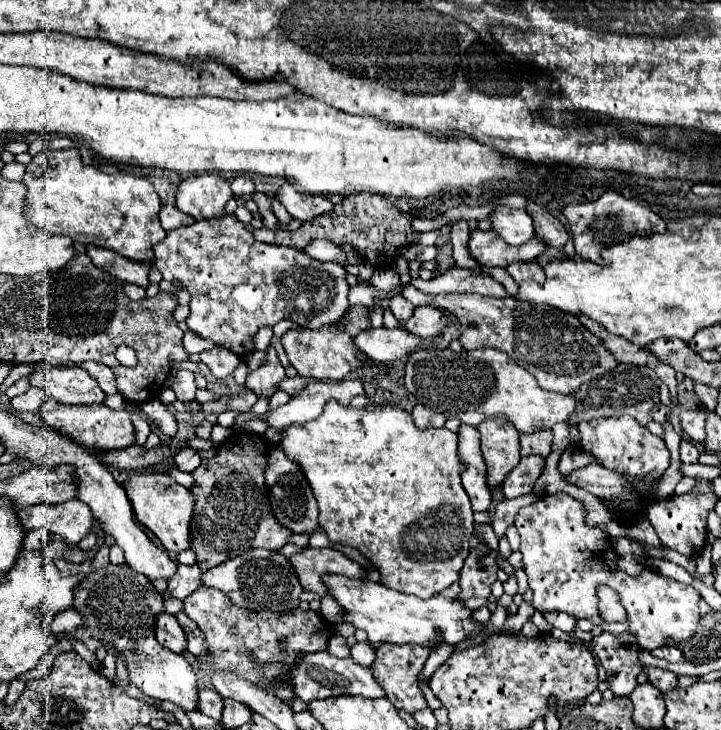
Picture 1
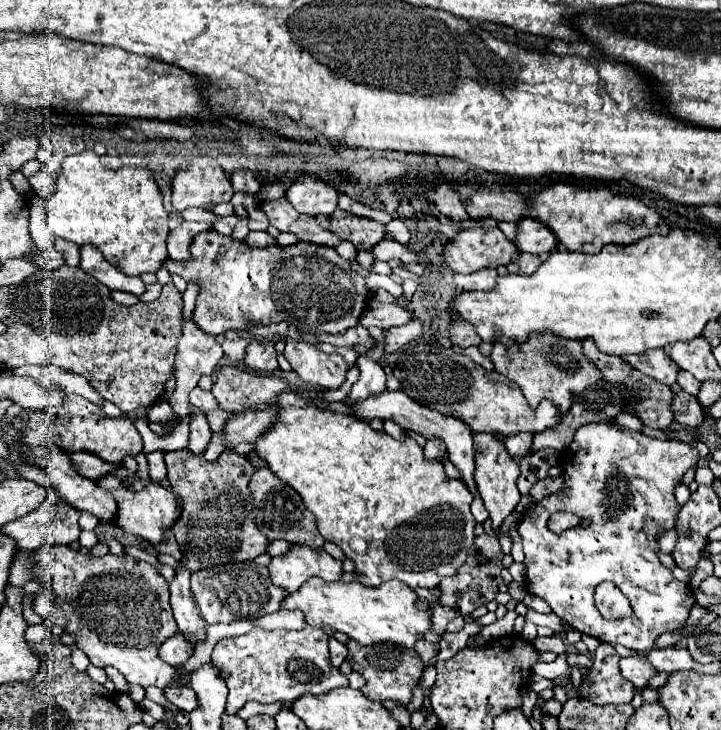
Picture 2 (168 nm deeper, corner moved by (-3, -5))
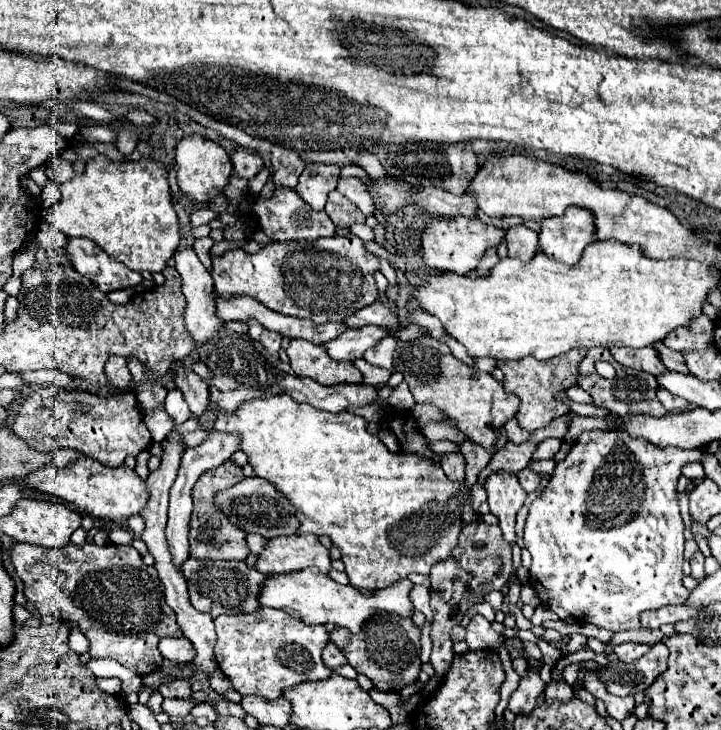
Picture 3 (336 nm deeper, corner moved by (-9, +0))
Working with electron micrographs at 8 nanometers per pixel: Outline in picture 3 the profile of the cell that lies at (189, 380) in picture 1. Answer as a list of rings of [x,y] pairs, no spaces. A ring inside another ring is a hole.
[[[278,394],[258,398],[256,402],[244,402],[231,414],[218,408],[214,428],[240,434],[242,450],[248,454],[256,476],[274,482],[276,488],[294,502],[300,534],[328,534],[342,550],[342,562],[346,564],[350,584],[372,590],[386,588],[408,574],[430,574],[434,562],[450,558],[464,524],[462,500],[458,494],[466,492],[466,502],[472,504],[472,490],[466,482],[450,482],[450,478],[442,474],[438,462],[420,458],[420,454],[414,452],[390,452],[376,434],[366,430],[366,424],[362,416],[350,412],[320,412],[312,406],[294,402],[288,394]]]

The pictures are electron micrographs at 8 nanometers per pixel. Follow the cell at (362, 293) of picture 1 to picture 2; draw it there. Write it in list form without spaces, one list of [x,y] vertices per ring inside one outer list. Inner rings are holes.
[[[486,267],[472,275],[454,275],[458,291],[490,291],[496,285],[496,269]]]

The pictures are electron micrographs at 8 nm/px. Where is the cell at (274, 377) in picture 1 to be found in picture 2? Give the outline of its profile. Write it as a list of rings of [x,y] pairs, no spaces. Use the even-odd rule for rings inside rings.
[[[250,339],[246,345],[246,357],[244,357],[246,367],[258,373],[274,373],[278,371],[278,361],[276,361],[276,351],[272,341],[258,341]]]

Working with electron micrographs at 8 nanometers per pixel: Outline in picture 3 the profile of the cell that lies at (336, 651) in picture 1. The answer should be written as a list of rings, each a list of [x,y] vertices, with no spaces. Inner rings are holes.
[[[332,642],[326,646],[324,650],[324,662],[328,662],[328,666],[334,670],[336,666],[346,664],[346,656],[342,654],[342,650],[338,650],[338,646],[334,646]]]

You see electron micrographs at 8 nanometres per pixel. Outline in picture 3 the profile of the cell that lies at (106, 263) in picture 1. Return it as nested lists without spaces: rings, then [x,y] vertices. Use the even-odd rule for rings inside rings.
[[[70,238],[66,250],[72,266],[82,276],[90,278],[102,292],[136,288],[138,284],[142,284],[142,274],[110,258],[90,238]]]

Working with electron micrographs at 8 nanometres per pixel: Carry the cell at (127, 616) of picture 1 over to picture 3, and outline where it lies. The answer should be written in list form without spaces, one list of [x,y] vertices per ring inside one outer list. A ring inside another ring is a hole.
[[[70,542],[64,548],[50,550],[34,544],[16,544],[12,548],[12,564],[16,574],[24,580],[24,594],[28,602],[32,602],[40,614],[54,614],[58,618],[80,624],[80,630],[90,640],[92,658],[114,658],[138,676],[146,676],[162,668],[164,658],[158,652],[160,638],[182,636],[174,618],[174,610],[166,606],[162,582],[158,582],[154,566],[144,564],[142,556],[132,546],[96,546],[88,542],[84,546],[76,546]]]

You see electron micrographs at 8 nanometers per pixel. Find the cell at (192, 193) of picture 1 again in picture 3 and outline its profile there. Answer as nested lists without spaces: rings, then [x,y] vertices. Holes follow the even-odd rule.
[[[186,136],[176,146],[176,168],[178,168],[178,188],[196,204],[208,204],[216,194],[224,192],[232,176],[232,162],[222,146],[202,136]]]

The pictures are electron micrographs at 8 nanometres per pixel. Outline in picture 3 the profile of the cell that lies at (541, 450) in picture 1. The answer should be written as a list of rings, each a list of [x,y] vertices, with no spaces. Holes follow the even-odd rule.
[[[516,420],[506,422],[506,424],[504,424],[504,428],[506,428],[506,432],[508,432],[508,440],[510,440],[510,442],[514,442],[514,444],[522,444],[526,438],[530,438],[530,432],[522,430],[522,428],[518,426],[518,422],[516,422]]]

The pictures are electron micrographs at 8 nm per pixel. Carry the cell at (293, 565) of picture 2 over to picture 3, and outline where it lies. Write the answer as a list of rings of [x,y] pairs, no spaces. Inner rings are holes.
[[[294,534],[270,538],[268,546],[262,550],[256,570],[270,574],[288,574],[304,568],[316,566],[322,574],[330,572],[330,552],[324,548],[314,534]]]

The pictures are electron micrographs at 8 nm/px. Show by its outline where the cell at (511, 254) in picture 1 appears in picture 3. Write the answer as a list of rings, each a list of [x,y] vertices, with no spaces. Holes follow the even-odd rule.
[[[458,216],[452,220],[432,220],[422,232],[422,256],[430,268],[436,268],[442,272],[468,274],[478,266],[482,254],[488,248],[496,248],[500,242],[504,242],[504,238],[506,238],[504,228],[482,224],[478,218]]]

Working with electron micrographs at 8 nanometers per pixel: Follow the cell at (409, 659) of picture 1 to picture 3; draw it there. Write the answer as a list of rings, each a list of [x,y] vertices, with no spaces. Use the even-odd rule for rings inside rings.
[[[378,614],[370,618],[362,632],[352,634],[346,628],[338,628],[330,634],[330,640],[344,652],[348,664],[372,680],[376,690],[382,692],[400,692],[408,684],[414,684],[420,674],[420,630],[410,618],[398,614]]]

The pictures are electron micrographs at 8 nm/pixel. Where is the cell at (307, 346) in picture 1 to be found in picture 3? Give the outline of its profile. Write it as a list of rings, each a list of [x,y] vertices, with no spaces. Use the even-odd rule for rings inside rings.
[[[292,340],[286,354],[290,356],[292,370],[302,378],[312,378],[326,386],[362,382],[362,374],[352,362],[336,362],[324,350],[326,348],[306,340]]]

